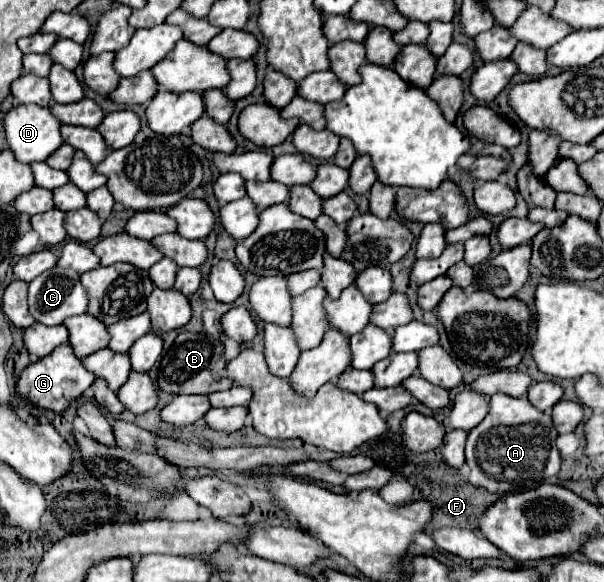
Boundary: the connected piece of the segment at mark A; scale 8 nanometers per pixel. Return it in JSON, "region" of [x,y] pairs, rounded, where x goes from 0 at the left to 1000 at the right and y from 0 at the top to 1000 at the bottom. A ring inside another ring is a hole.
{"region":[[[813,679],[806,716],[773,747],[770,796],[780,806],[776,830],[829,851],[879,840],[925,813],[929,785],[919,758],[922,744],[909,710],[892,710],[869,682]]]}

